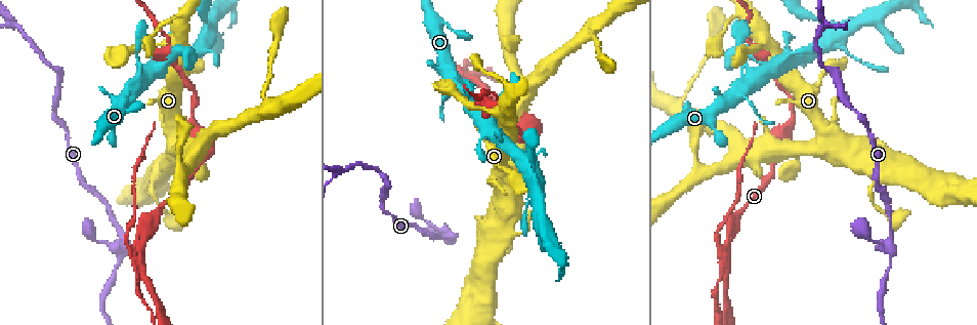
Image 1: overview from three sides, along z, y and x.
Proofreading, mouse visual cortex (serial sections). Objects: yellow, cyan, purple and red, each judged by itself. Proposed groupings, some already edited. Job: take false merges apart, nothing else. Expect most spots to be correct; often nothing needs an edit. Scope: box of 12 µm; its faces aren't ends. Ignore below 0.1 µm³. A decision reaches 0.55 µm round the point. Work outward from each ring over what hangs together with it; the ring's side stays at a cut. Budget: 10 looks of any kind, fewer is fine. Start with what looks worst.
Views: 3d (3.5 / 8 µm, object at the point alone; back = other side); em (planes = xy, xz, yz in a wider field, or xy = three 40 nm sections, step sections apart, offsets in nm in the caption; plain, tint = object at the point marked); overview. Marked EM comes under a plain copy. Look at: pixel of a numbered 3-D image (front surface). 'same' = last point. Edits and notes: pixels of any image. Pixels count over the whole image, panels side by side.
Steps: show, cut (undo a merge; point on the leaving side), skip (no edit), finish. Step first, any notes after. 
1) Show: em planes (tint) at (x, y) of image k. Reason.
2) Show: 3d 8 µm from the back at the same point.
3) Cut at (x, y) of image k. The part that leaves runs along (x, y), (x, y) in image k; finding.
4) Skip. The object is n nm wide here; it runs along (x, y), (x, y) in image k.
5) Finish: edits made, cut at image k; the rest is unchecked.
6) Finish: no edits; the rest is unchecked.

Show: 3d 8 µm at (141, 260) of image 1. Side arm on a straight run.

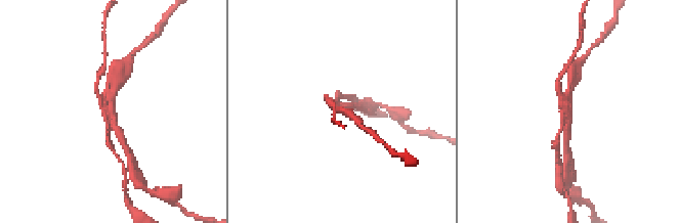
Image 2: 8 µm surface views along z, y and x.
Show: em xy step 2 (tint) at (570, 110) of image 2.

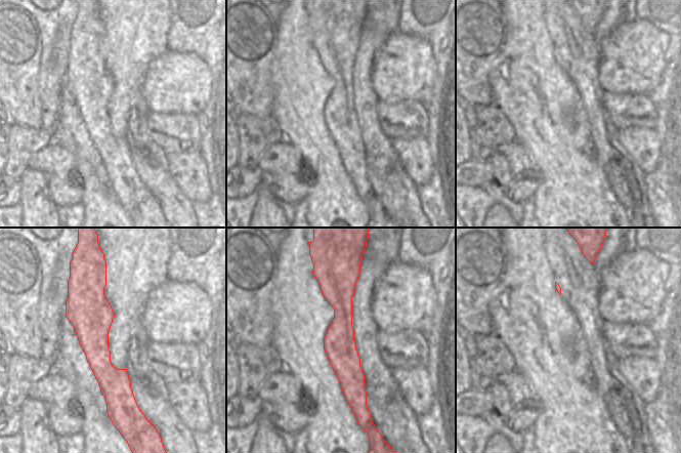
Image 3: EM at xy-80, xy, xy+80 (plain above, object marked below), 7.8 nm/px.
Cut at (556, 143) of image 2. A second cell is stuck on.

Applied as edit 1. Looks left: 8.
Show: 3d 8 µm at (342, 170) of image 1. Three arms meet.

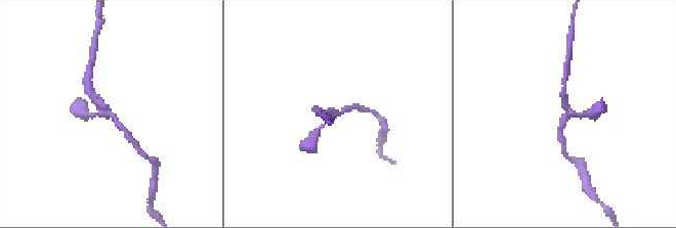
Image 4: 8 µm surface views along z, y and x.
Show: em xy step 1 (tint) at (110, 113) of image 4. Shape alone is not enough.

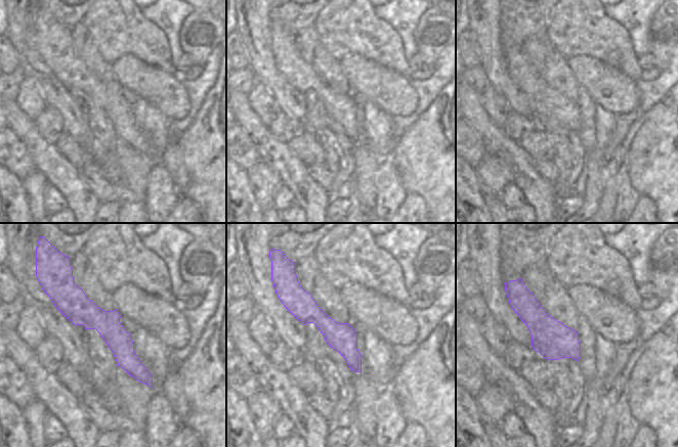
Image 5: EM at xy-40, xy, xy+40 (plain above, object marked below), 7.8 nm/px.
Skip. The arms are 150, 200, 200 nm wide; continuous, no second cell.

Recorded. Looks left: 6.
Show: 3d 8 µm at (889, 250) of image 1. A fork.

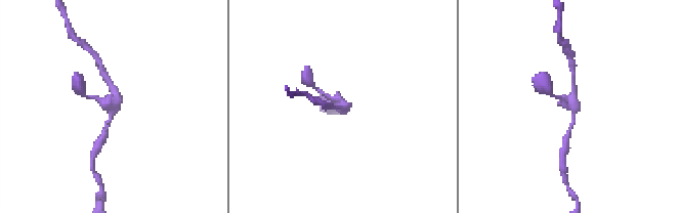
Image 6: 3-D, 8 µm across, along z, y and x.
Show: em xy step 2 (tint) at (115, 104) of image 6.

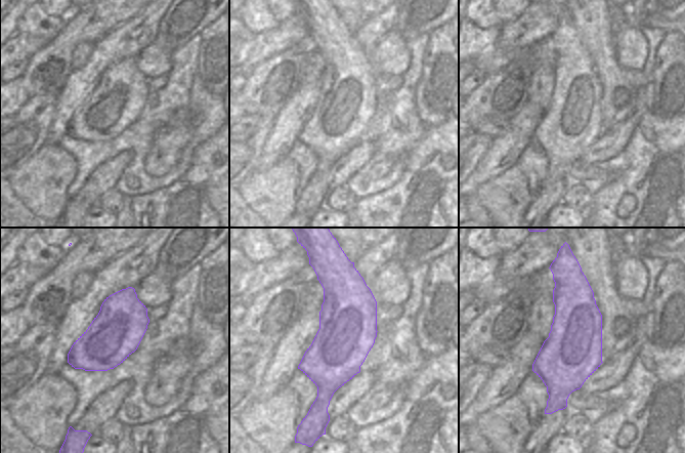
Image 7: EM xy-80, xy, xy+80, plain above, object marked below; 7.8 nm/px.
Skip. It runs along (572, 77), (572, 104), (556, 97) in image 6; all the same cell.

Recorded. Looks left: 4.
Show: 3d 3.5 µm at (762, 56) of image 1.

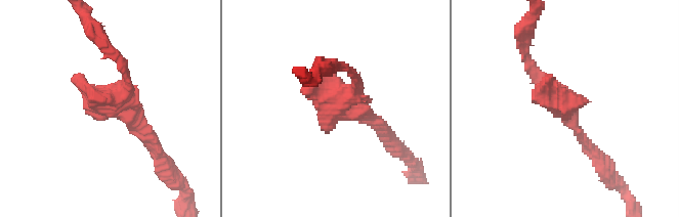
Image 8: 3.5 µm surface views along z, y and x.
Show: em planes (tint) at (111, 104) of image 8.

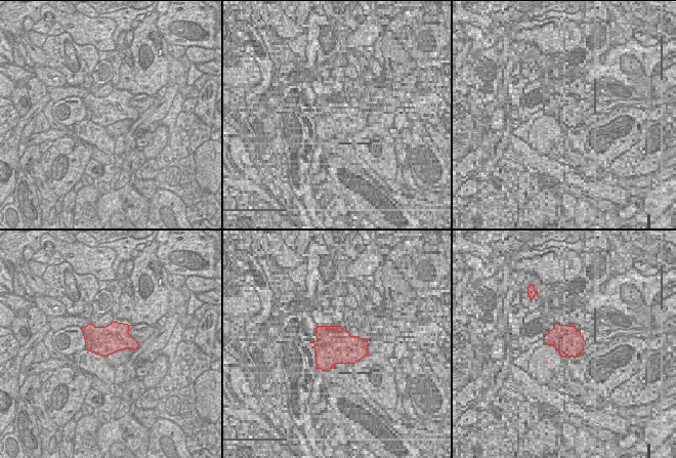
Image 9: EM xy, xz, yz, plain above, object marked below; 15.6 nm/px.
Show: em xy step 5 (tint) at the same point. Another direction.

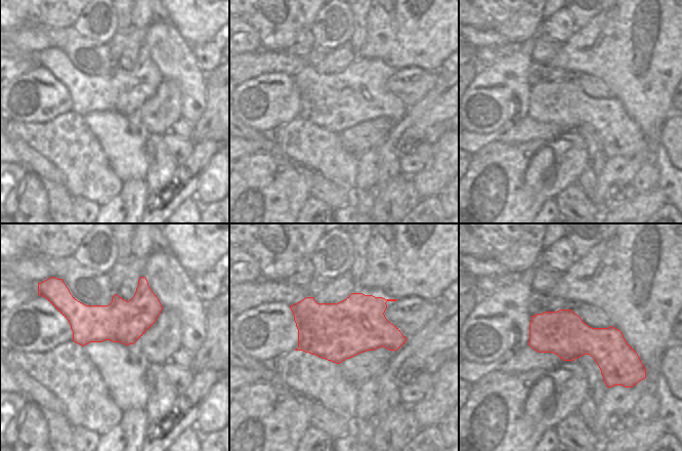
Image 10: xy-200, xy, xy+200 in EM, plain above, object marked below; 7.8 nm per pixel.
Skip. It runs along (588, 146), (525, 52) in image 8; all the same cell.

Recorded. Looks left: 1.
Finish: edits made, cut at image 2; the rest is unchecked.

